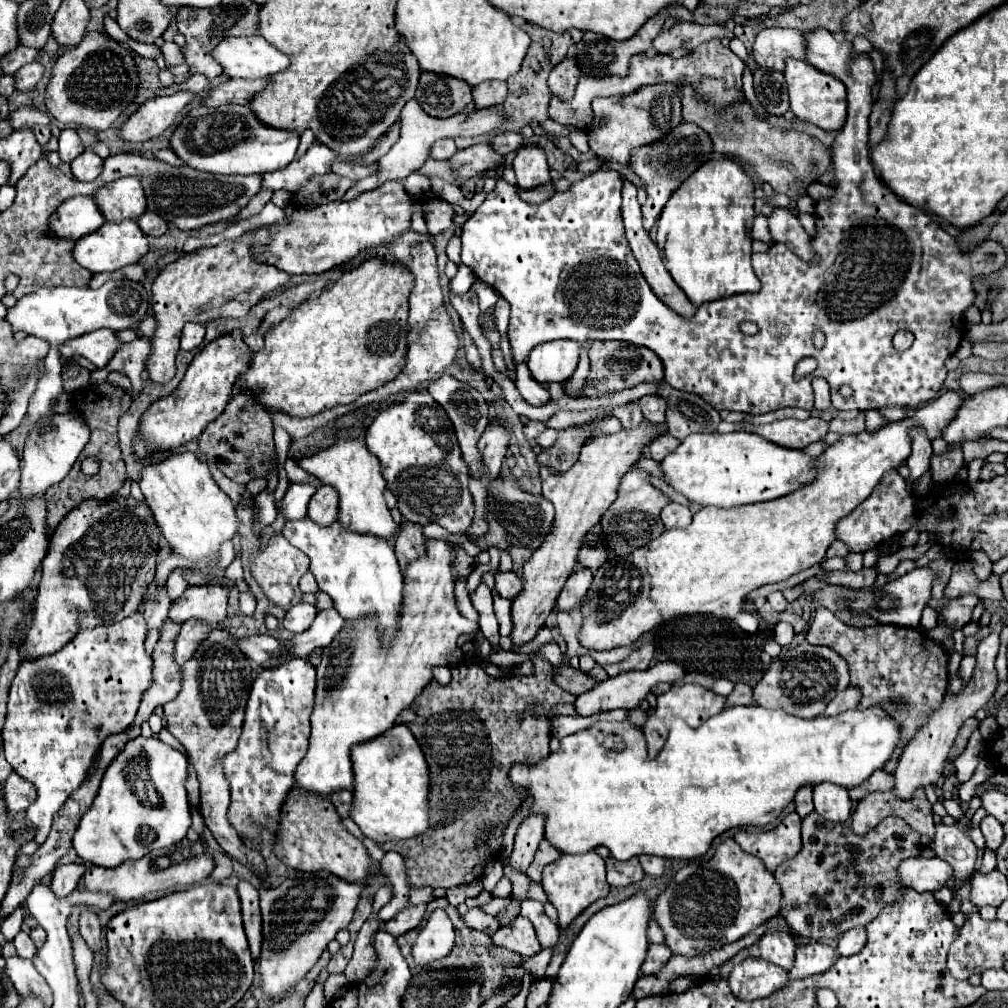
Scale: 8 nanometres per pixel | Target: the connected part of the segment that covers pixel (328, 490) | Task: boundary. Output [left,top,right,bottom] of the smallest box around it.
[308,485,338,527]

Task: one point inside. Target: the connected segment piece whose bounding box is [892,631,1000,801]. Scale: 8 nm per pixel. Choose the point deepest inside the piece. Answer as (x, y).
(922, 762)

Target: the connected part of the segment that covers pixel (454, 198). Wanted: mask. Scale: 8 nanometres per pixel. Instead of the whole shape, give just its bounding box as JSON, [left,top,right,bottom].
[430,177,496,211]

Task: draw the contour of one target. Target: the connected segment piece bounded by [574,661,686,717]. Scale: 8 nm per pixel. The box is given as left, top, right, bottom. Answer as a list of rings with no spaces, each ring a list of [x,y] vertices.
[[[658,661],[656,665],[648,667],[646,671],[628,671],[628,673],[622,673],[622,675],[618,675],[618,677],[610,677],[610,679],[602,681],[602,683],[596,685],[594,689],[578,695],[574,707],[576,707],[578,715],[582,715],[582,717],[594,715],[594,713],[598,713],[598,711],[618,709],[618,707],[622,707],[622,709],[634,709],[634,707],[638,707],[638,703],[650,693],[650,689],[652,689],[656,683],[662,683],[662,681],[666,681],[666,683],[680,683],[680,681],[684,679],[684,675],[686,675],[686,673],[684,673],[684,669],[682,669],[678,663],[674,663],[674,661]]]

